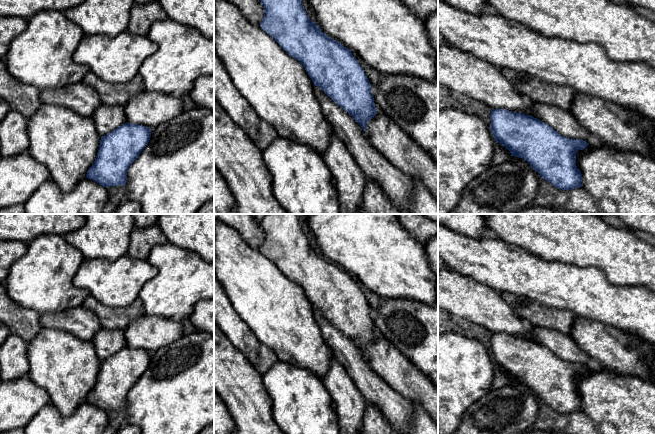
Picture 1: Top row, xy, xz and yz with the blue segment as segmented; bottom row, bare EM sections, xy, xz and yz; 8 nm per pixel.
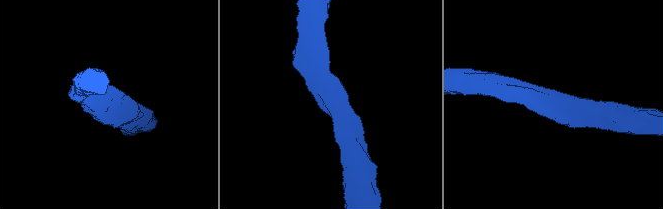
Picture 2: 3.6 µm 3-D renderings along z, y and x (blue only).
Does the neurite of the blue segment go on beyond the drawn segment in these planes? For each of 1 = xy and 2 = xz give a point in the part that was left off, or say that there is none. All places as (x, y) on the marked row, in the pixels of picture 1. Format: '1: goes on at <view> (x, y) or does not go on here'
1: goes on at xy (106, 118)
2: goes on at xz (398, 187)

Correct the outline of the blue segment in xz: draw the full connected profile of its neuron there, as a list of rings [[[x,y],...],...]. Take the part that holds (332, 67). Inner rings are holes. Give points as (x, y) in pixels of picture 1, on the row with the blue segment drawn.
[[[260,0],[260,3],[264,7],[260,27],[303,65],[314,83],[314,92],[323,115],[331,124],[335,135],[355,158],[365,177],[379,184],[402,214],[409,214],[409,199],[413,193],[414,182],[368,140],[367,123],[377,110],[371,92],[372,86],[351,50],[327,36],[309,19],[302,0]]]

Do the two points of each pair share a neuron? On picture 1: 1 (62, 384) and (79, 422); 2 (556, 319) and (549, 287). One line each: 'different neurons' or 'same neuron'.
1: different neurons
2: different neurons

